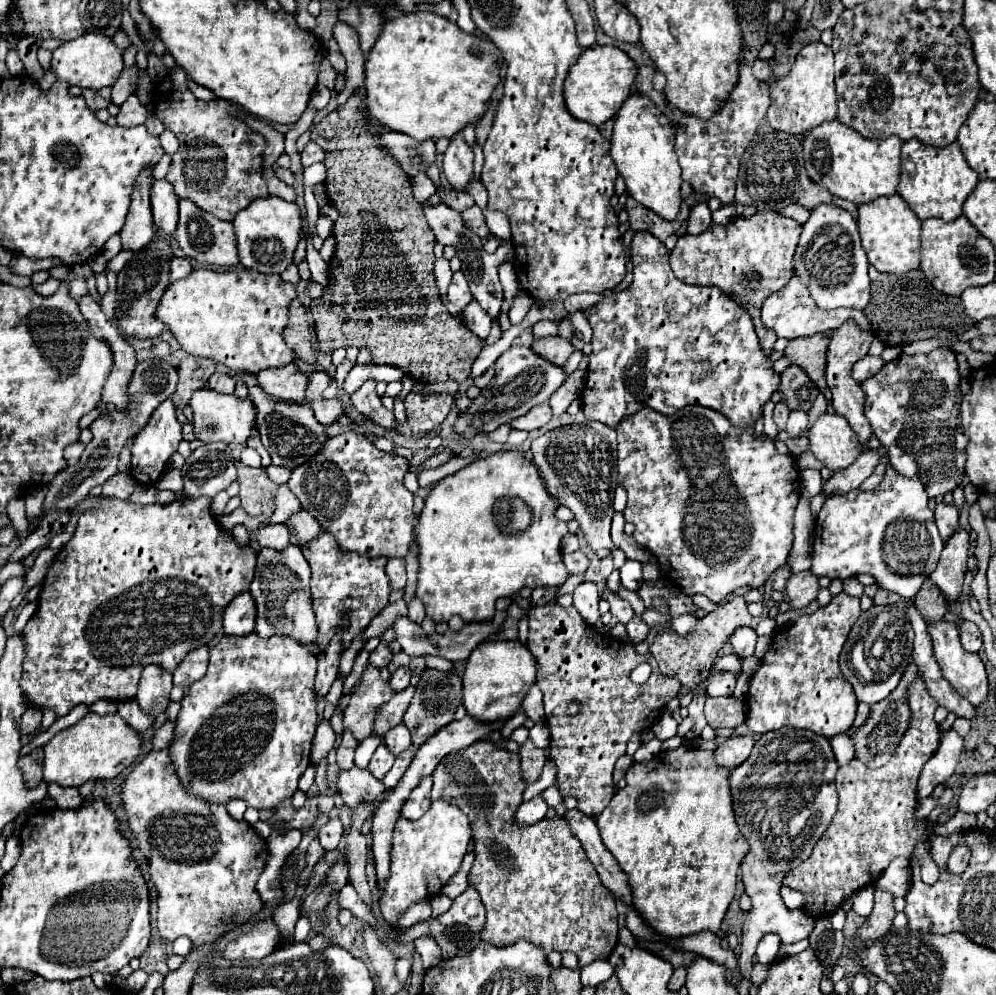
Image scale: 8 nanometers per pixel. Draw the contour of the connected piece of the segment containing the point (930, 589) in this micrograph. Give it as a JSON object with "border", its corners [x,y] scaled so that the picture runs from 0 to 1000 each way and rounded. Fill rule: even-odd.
{"border":[[[934,581],[928,583],[926,593],[924,593],[922,599],[918,601],[918,607],[920,607],[922,615],[926,617],[926,621],[928,621],[932,627],[946,623],[948,617],[954,615],[948,597],[942,593],[942,589],[938,589],[938,585],[936,585]]]}

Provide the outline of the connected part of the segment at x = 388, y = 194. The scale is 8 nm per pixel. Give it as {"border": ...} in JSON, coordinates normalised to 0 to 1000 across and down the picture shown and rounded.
{"border":[[[353,94],[347,105],[331,113],[321,125],[313,131],[313,143],[319,143],[327,149],[327,195],[329,201],[341,213],[335,223],[337,255],[331,261],[331,285],[321,299],[311,308],[315,320],[317,340],[321,354],[335,354],[337,350],[369,350],[376,356],[378,366],[400,368],[412,376],[418,384],[436,386],[458,382],[466,384],[472,376],[472,370],[482,356],[486,342],[480,342],[468,328],[456,322],[448,308],[442,302],[438,281],[434,275],[436,269],[436,235],[428,225],[424,207],[414,197],[414,185],[408,173],[400,167],[398,159],[388,151],[386,145],[378,139],[376,133],[367,127],[369,113],[365,94]]]}

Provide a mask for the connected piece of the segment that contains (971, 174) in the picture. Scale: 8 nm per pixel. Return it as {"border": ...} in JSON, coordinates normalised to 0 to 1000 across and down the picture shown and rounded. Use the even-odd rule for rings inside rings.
{"border":[[[922,141],[908,143],[902,195],[912,203],[912,207],[924,221],[932,219],[944,219],[948,223],[960,221],[962,217],[966,217],[966,205],[972,199],[972,195],[980,189],[980,185],[982,175],[972,167],[962,143],[950,149],[934,149],[930,145],[922,145]]]}

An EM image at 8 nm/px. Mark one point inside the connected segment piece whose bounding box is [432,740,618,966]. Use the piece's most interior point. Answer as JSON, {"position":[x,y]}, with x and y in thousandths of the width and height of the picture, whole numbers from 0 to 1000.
{"position":[538,886]}

